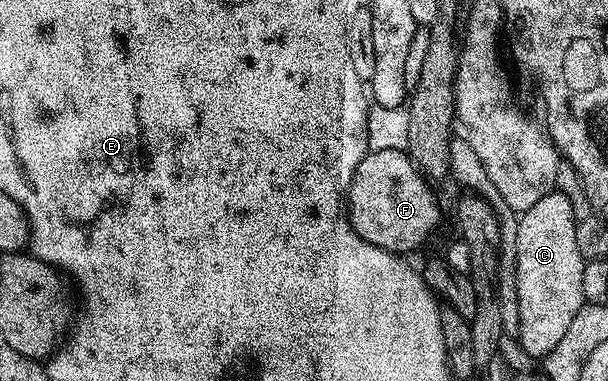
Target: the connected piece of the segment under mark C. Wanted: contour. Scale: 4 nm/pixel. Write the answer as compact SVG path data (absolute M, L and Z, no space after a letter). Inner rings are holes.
M559 192L542 196L534 208L523 211L519 215L517 234L517 292L518 292L518 320L520 331L518 340L520 346L536 360L543 359L562 340L562 335L569 330L574 316L586 304L582 296L582 272L586 259L578 248L576 239L576 217L574 208L570 208L570 200Z

